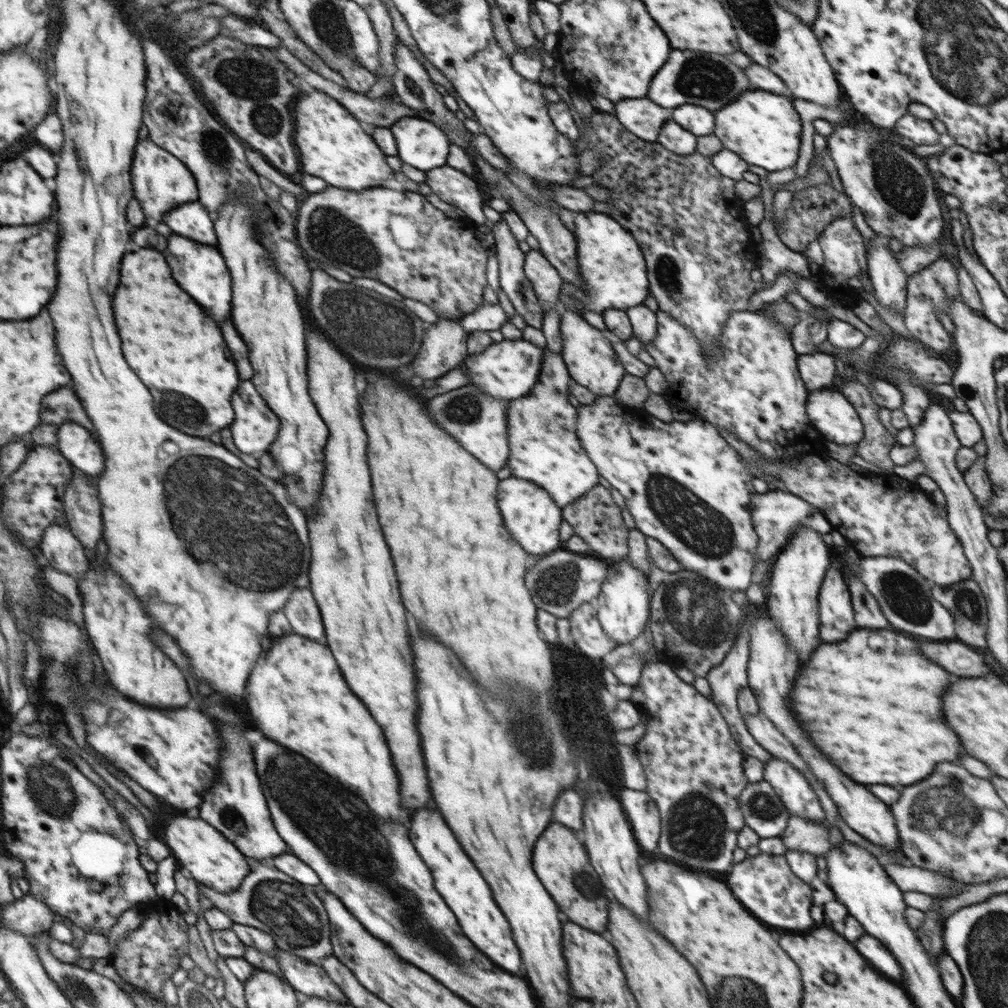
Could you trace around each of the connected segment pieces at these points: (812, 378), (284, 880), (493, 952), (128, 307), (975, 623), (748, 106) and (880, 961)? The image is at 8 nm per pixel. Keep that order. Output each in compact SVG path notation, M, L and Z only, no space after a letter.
M821 352L799 355L796 366L808 392L827 388L833 383L838 374L834 365L835 357Z
M258 865L244 878L240 888L230 894L222 894L205 884L198 883L206 898L211 899L218 910L224 911L233 922L253 926L273 935L277 948L296 952L298 958L320 965L321 958L332 955L329 916L320 898L309 890L310 884L302 884L276 867Z
M416 810L414 814L414 848L426 862L426 866L434 874L434 886L440 896L446 900L450 910L456 914L457 921L464 934L492 960L506 972L518 972L522 968L521 952L513 939L511 926L496 906L492 898L492 890L486 880L480 876L472 860L464 854L462 846L442 820L440 812L434 810Z
M144 248L144 250L130 252L128 256L124 256L124 284L120 286L120 292L116 292L116 320L120 320L120 336L124 336L124 352L128 352L128 364L132 364L132 368L136 368L136 372L140 372L140 380L144 380L144 384L148 384L148 388L152 388L152 392L156 392L156 404L160 404L160 416L164 416L164 420L168 420L168 424L172 424L172 428L180 428L180 432L190 434L190 436L208 438L210 434L226 428L234 420L230 396L238 388L240 378L238 378L234 362L230 360L232 356L226 348L222 332L220 332L218 324L210 316L206 316L206 312L174 282L170 268L160 252Z
M962 580L950 587L934 585L931 598L951 612L955 621L956 640L973 648L987 646L987 602L974 580Z
M748 90L732 104L716 111L715 120L713 134L722 140L724 148L736 152L748 164L776 172L797 163L802 122L788 98L764 90Z
M868 933L864 934L858 942L856 942L856 950L880 972L884 972L890 978L902 980L902 967L893 954L888 952L885 946L878 942L877 938L872 938Z

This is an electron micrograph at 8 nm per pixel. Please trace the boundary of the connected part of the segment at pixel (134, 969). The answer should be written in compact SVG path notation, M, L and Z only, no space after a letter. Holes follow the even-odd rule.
M176 908L171 911L172 916L168 916L168 924L164 922L164 918L162 918L162 916L148 914L146 919L142 921L142 924L137 929L128 933L128 937L126 937L126 939L118 941L118 951L111 960L114 968L117 970L117 973L128 984L134 986L135 988L143 989L143 992L151 993L151 996L156 996L159 1000L162 1000L163 1004L166 1004L166 1001L164 1000L164 995L162 994L162 984L164 984L166 980L171 979L174 971L180 967L180 958L182 958L184 954L188 954L188 938L186 938L188 924L184 922L184 918L182 918L183 914L180 911ZM174 930L176 930L178 938L174 938L174 940L166 940L166 938L170 938L168 934L174 934Z

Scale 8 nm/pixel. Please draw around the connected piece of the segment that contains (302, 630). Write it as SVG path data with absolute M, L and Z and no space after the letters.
M308 587L292 592L290 600L284 605L283 614L292 626L294 633L310 640L326 644L326 633L319 606Z

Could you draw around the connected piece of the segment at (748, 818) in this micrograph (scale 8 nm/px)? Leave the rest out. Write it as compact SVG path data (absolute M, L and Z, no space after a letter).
M764 779L744 787L739 794L739 807L745 825L760 839L781 837L791 817L773 786Z

